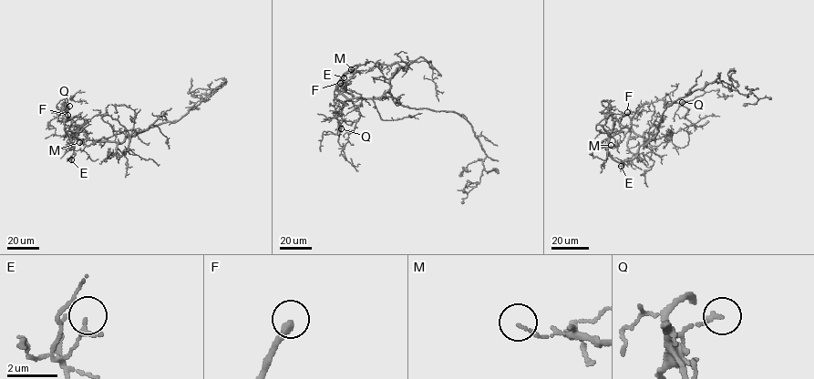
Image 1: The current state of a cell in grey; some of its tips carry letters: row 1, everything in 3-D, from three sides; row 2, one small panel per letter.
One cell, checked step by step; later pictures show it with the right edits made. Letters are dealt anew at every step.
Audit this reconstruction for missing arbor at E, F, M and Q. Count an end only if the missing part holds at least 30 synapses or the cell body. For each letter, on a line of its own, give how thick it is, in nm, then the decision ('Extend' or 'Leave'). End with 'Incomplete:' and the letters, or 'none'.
E: Thickness 140 nm. Leave
F: Thickness 300 nm. Extend
M: Thickness 110 nm. Leave
Q: Thickness 130 nm. Leave
Incomplete: F

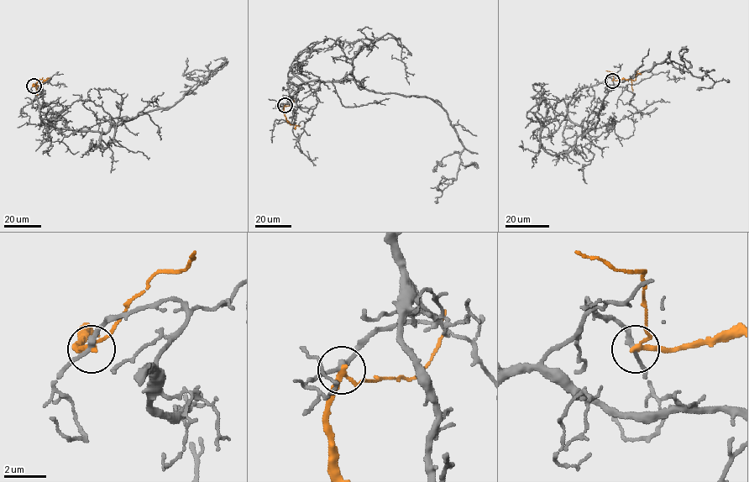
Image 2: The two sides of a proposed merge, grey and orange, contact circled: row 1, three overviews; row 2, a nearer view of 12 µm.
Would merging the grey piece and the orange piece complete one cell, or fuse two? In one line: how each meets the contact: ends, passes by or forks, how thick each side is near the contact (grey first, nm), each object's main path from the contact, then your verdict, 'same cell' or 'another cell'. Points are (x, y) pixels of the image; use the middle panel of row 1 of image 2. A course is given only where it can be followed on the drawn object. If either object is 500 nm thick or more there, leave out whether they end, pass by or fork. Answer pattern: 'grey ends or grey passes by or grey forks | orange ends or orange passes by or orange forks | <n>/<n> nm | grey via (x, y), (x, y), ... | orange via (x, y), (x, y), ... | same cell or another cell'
grey passes by | orange passes by | 220/240 nm | grey via (285, 105), (290, 67), (303, 81), (427, 96), (463, 147), (447, 178) | orange via (285, 105), (285, 119), (291, 124), (301, 126) | another cell

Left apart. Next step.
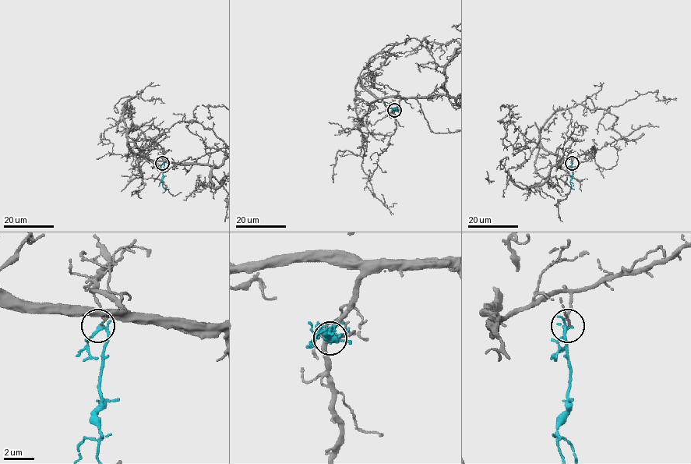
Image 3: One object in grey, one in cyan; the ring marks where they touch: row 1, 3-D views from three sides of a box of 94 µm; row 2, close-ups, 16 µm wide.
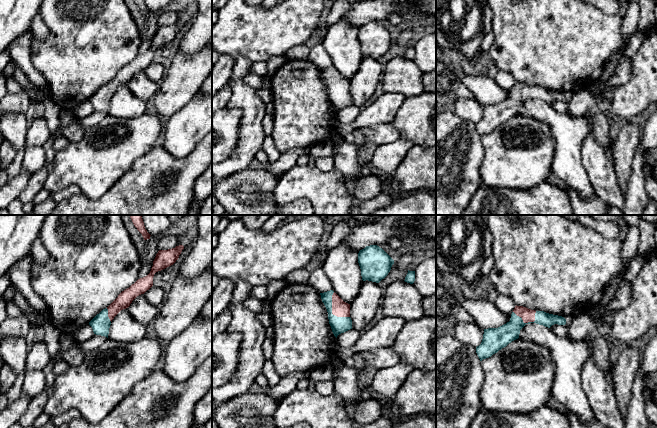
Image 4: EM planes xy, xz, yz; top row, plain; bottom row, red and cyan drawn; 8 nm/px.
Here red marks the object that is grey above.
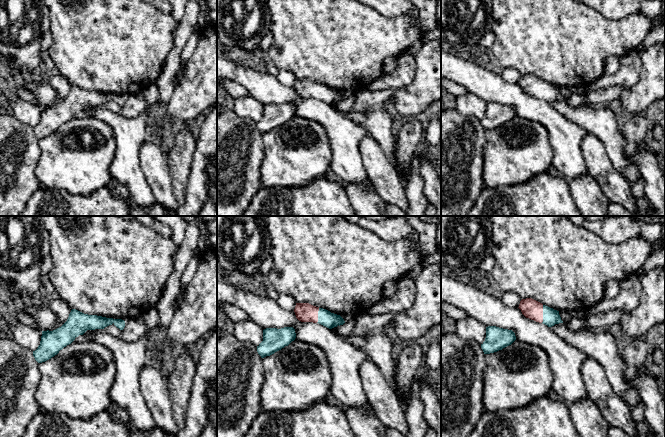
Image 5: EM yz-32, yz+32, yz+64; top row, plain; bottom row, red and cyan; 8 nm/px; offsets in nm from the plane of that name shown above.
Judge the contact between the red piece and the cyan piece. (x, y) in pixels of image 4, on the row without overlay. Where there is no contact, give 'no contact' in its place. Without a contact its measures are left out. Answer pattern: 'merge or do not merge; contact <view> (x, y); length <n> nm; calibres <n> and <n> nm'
merge; contact xz (332, 87); length 240 nm; calibres 130 and 130 nm

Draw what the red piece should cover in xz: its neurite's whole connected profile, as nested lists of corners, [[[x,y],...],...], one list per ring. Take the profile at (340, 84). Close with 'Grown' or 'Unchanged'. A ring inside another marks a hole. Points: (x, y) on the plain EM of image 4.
[[[333,66],[320,69],[327,88],[329,100],[334,112],[352,105],[350,80],[344,78]]]. Grown

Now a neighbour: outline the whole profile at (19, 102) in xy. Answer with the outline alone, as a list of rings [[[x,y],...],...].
[[[25,92],[7,93],[0,100],[0,116],[6,113],[22,113],[25,114],[29,105],[30,98]]]

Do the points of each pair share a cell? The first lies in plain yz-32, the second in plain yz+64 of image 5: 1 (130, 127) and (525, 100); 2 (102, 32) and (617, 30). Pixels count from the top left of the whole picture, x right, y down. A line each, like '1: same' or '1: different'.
1: same
2: same

